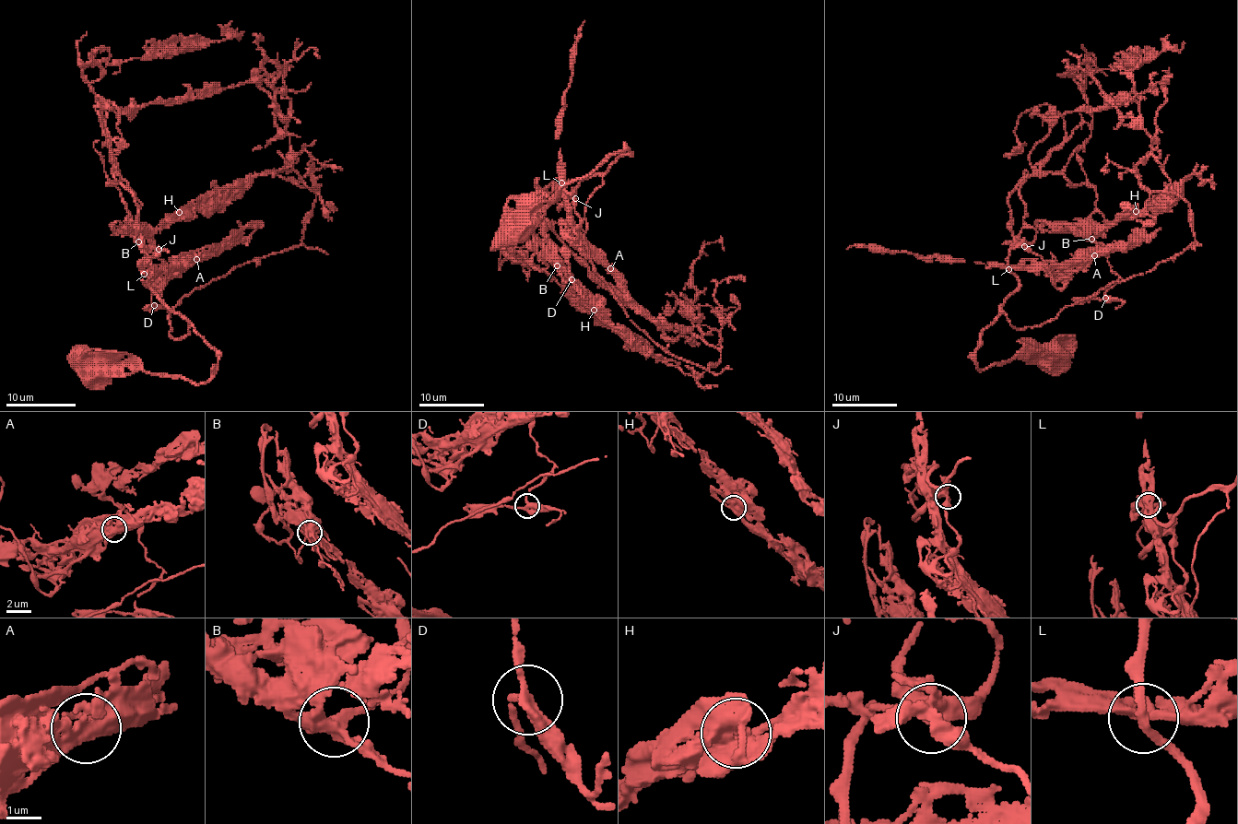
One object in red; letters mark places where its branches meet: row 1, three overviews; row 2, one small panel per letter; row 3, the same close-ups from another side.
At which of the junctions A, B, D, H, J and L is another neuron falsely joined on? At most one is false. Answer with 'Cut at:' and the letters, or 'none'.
Cut at: none

